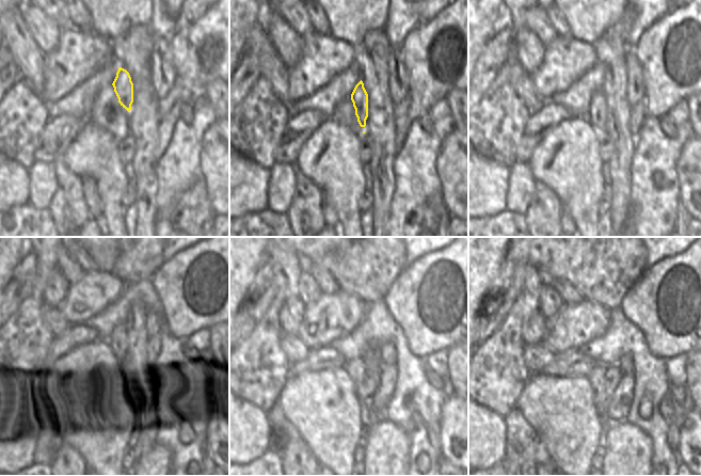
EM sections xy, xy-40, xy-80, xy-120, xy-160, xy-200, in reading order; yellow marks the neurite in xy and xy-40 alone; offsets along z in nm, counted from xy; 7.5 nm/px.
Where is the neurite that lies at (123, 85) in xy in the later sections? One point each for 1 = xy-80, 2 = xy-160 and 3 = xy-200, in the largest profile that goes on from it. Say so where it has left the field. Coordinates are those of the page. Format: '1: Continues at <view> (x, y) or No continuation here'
1: Continues at xy-80 (596, 114)
2: Continues at xy-160 (356, 368)
3: Continues at xy-200 (596, 377).

